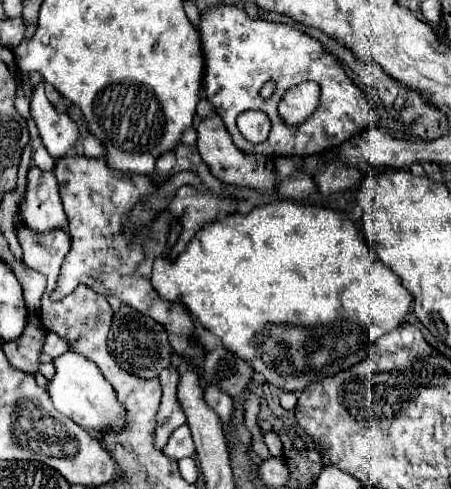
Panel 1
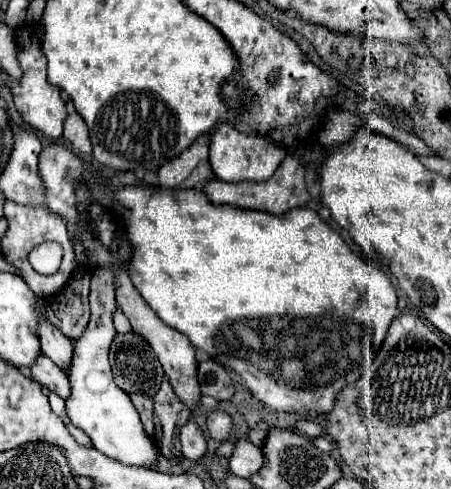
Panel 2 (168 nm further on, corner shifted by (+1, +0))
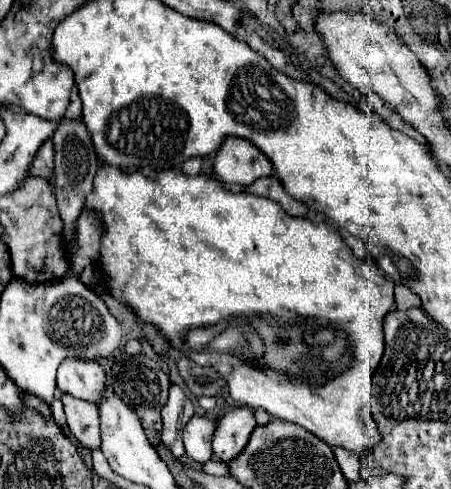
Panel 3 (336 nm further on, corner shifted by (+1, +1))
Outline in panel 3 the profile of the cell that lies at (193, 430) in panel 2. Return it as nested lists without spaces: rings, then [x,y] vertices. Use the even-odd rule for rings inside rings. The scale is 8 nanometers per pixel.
[[[192,416],[184,428],[184,448],[186,454],[196,462],[208,462],[212,456],[212,434],[216,424],[202,416]]]

